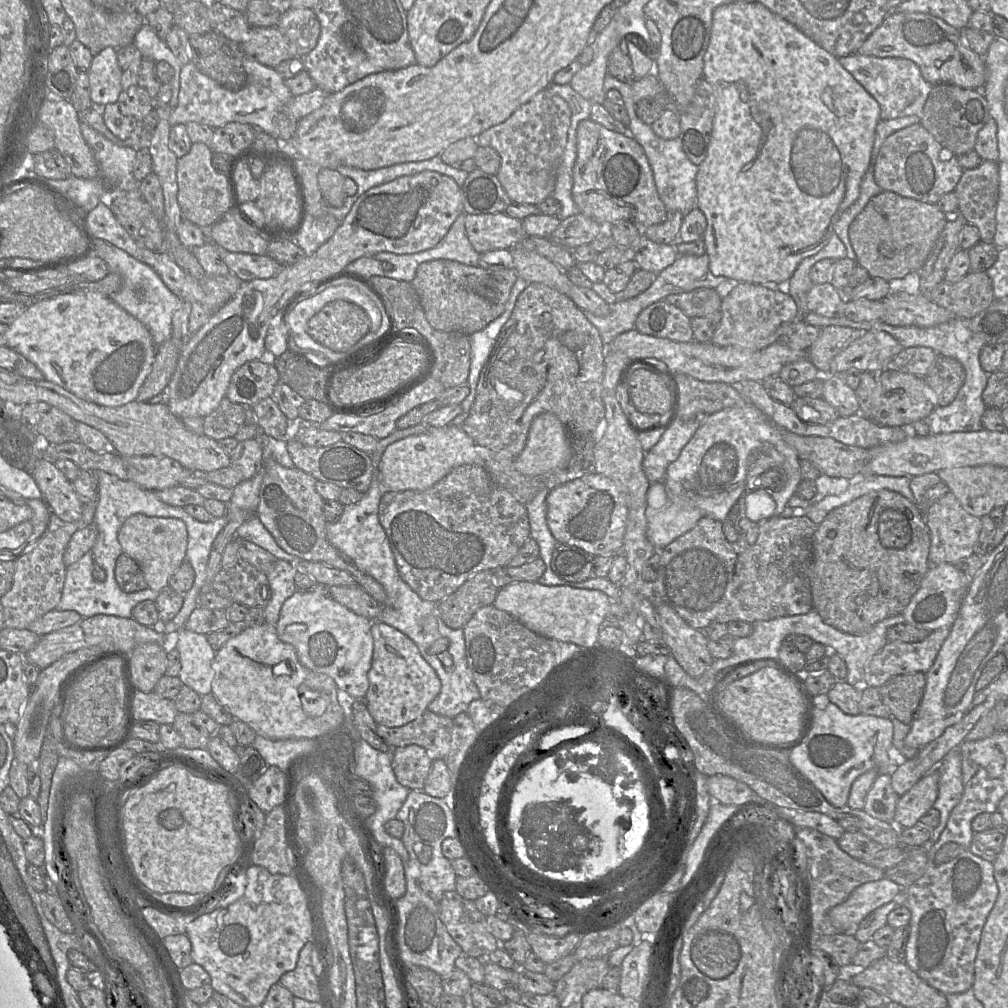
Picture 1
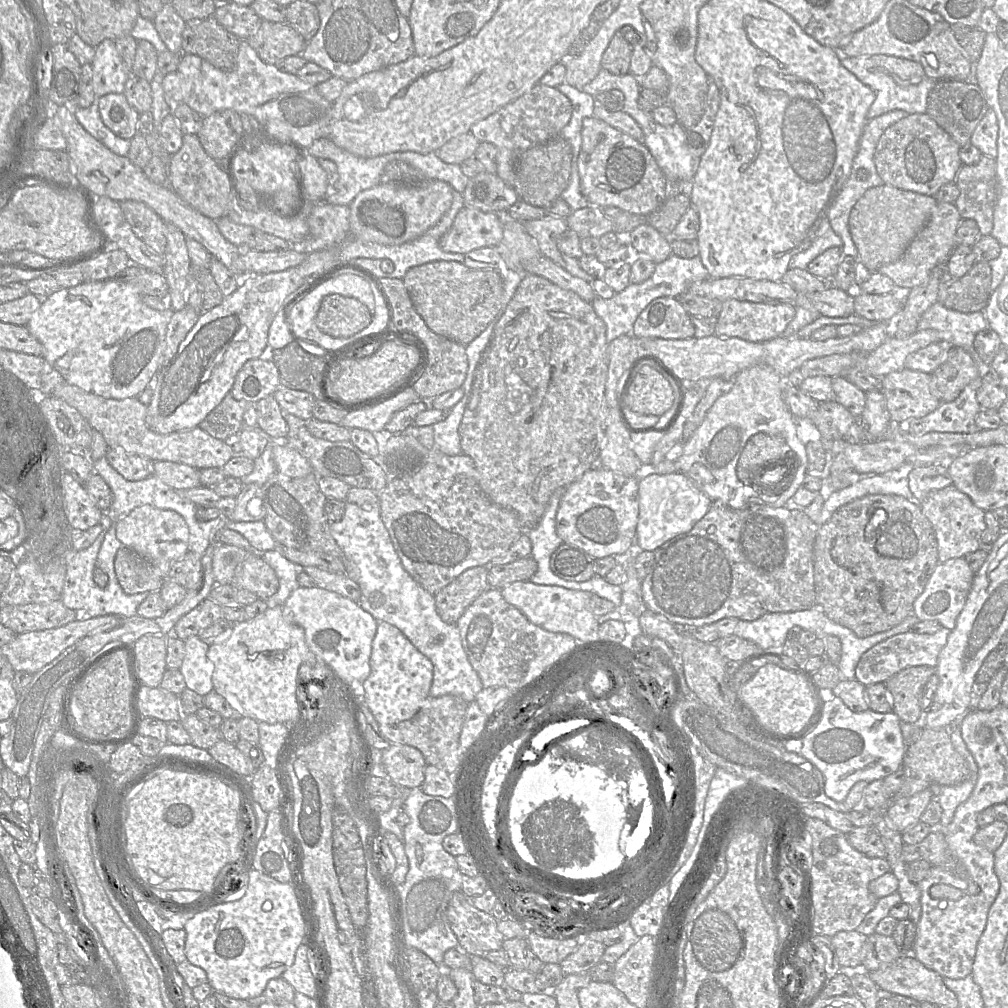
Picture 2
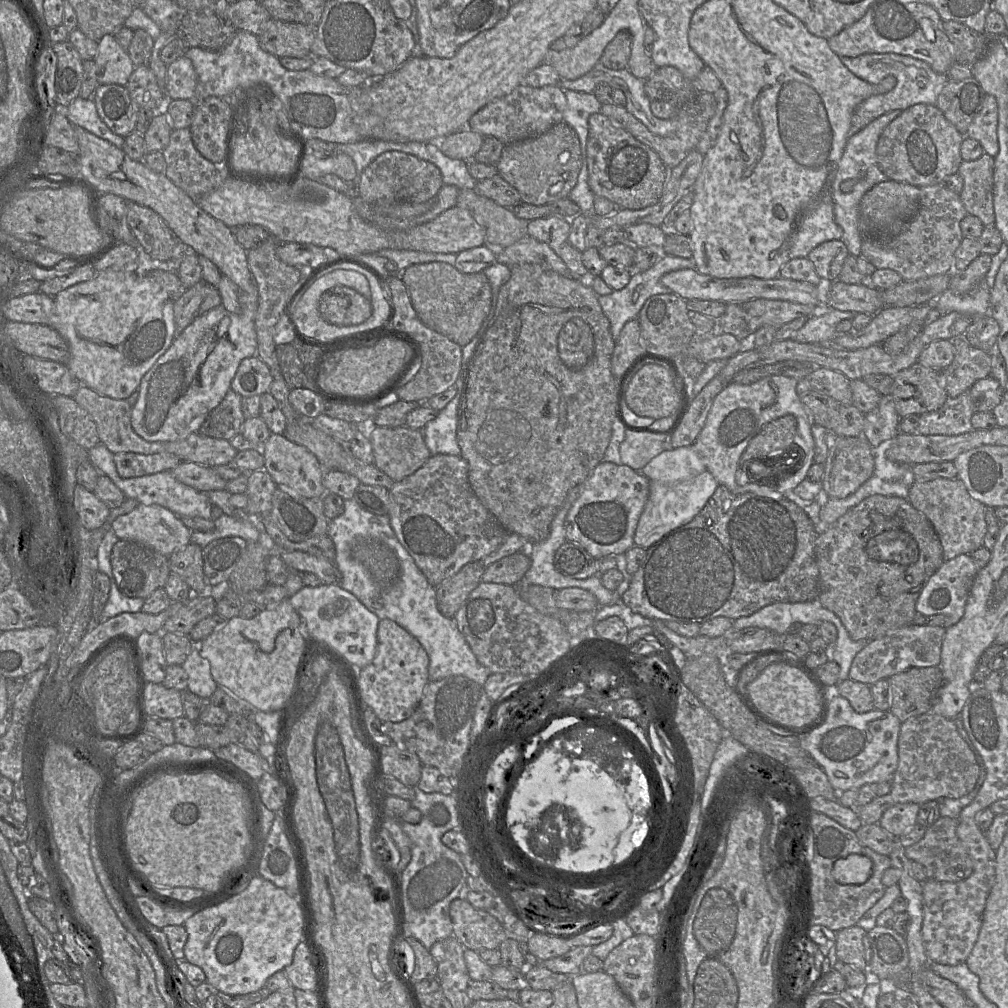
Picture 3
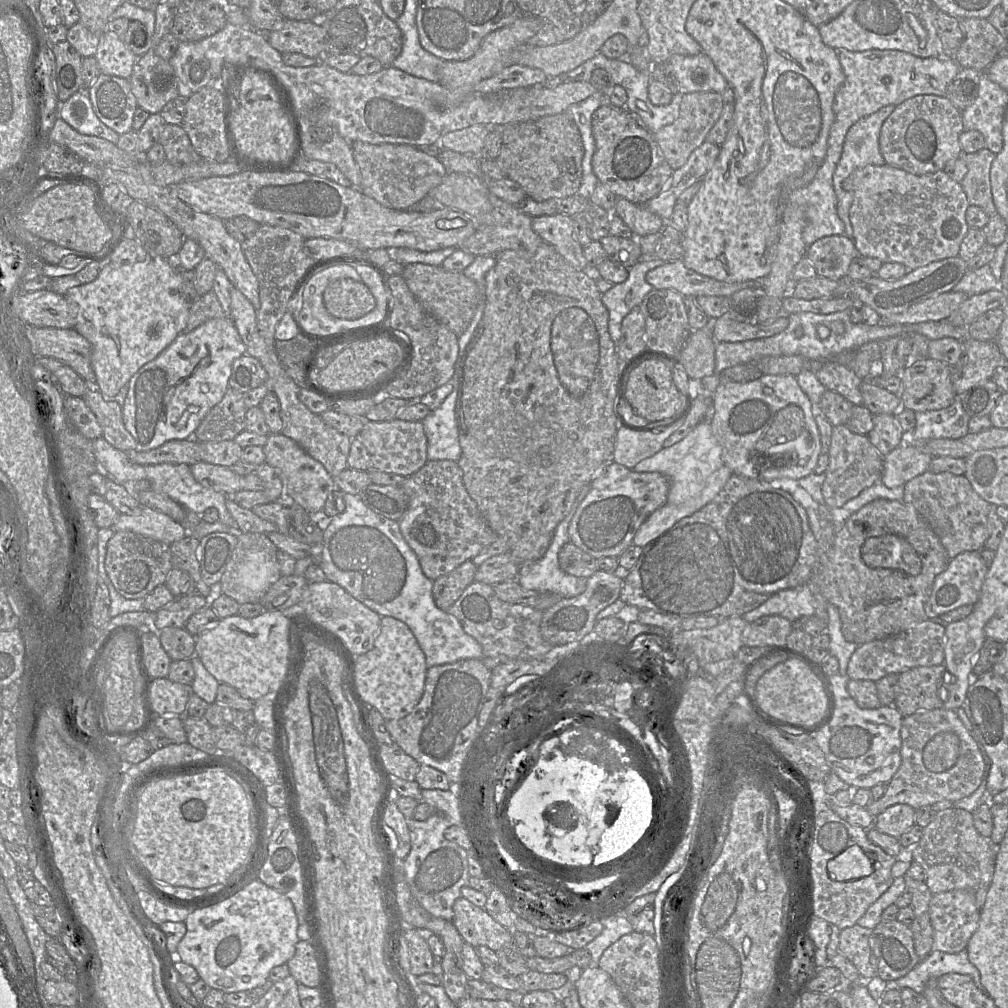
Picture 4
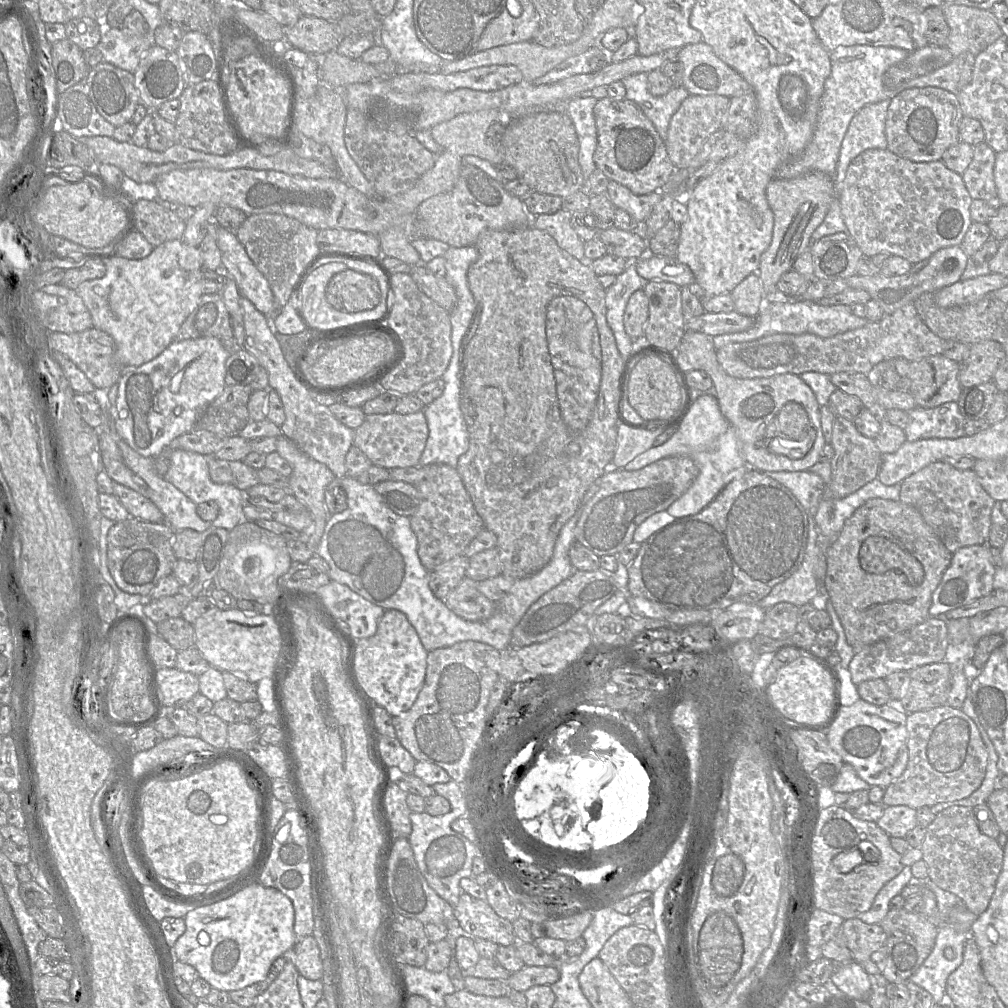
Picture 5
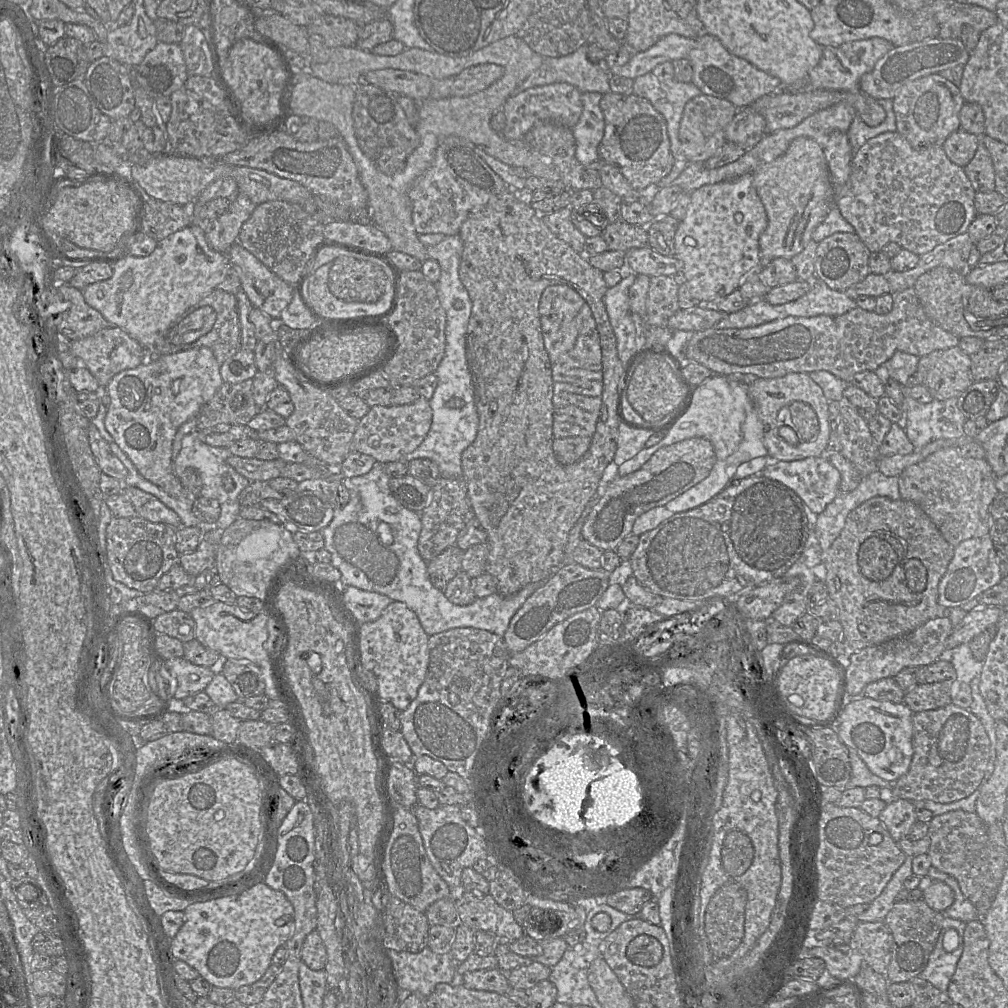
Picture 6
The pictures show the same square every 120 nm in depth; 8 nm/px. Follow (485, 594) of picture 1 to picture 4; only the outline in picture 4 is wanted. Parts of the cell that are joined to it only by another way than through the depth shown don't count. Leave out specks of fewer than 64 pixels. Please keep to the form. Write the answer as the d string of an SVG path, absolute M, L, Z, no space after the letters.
M467 560L453 571L433 581L433 599L436 606L447 611L473 582L477 566Z

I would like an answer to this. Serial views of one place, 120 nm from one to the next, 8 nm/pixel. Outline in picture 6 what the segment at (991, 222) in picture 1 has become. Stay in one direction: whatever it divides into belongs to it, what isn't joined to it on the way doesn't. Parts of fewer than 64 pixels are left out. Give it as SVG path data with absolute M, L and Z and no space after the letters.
M979 141L972 160L963 168L976 192L995 191L995 172L989 151Z

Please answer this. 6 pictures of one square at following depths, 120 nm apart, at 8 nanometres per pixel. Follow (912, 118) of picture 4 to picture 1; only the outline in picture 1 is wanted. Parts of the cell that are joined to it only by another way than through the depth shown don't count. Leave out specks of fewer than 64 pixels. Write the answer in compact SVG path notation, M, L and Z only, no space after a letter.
M921 122L894 132L885 139L878 153L874 166L876 183L884 191L936 204L944 194L955 191L964 171L958 156L953 155L947 161L940 159L942 148Z

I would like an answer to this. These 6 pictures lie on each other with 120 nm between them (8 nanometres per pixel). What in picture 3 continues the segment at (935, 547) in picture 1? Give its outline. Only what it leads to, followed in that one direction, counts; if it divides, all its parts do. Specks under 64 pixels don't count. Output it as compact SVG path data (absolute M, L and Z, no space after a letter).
M937 478L929 481L909 480L908 501L932 523L942 547L944 560L960 554L971 554L981 546L987 531L986 506L974 499L959 478Z

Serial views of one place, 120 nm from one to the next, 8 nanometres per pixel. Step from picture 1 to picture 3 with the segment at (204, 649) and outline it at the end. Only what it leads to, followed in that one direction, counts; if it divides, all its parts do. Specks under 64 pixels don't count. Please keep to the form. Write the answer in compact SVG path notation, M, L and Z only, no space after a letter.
M195 645L181 665L188 676L188 690L204 700L209 700L217 689L213 679L209 662L199 653L199 646Z

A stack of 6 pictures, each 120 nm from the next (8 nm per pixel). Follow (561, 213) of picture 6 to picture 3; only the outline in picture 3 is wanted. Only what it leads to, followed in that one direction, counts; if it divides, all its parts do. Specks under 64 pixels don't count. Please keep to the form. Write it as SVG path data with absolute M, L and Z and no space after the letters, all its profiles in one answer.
M560 216L533 219L527 222L527 233L547 244L566 264L572 275L589 282L590 274L582 262L582 253L568 240L571 220Z

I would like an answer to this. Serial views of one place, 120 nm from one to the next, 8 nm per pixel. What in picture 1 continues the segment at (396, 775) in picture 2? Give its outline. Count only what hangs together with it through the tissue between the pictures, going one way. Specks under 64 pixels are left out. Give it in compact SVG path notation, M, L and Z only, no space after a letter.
M408 745L392 750L392 768L398 782L409 790L423 790L433 760L418 745Z

